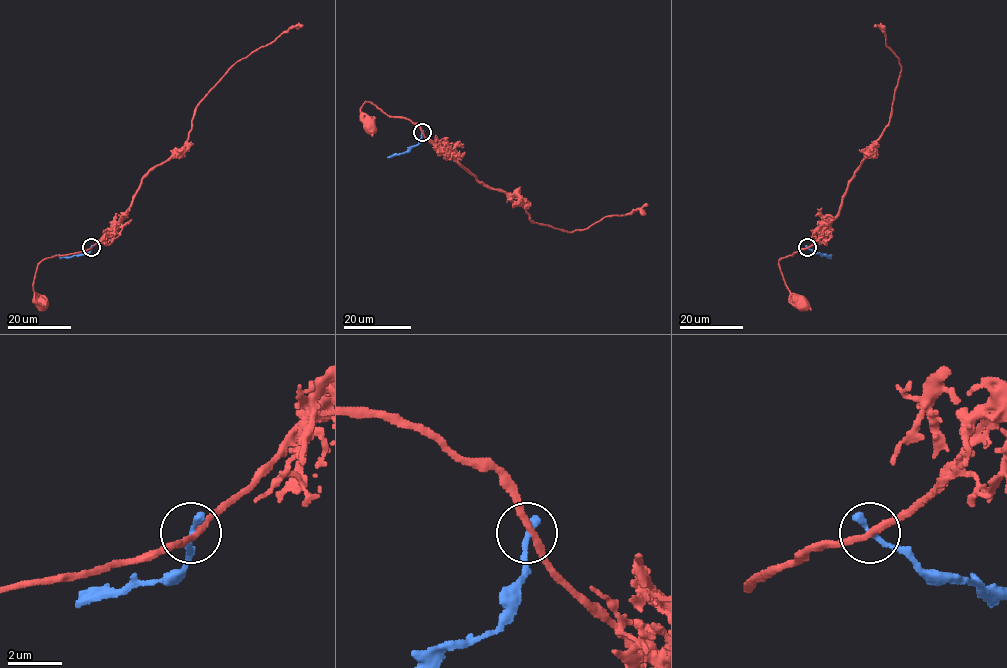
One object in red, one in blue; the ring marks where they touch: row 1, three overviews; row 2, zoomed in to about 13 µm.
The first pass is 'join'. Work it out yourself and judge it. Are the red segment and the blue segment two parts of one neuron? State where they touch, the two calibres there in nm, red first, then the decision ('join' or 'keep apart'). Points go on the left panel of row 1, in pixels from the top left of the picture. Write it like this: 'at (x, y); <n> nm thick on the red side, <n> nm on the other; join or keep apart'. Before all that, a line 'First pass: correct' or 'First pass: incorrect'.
First pass: incorrect
at (91, 247); 240 nm thick on the red side, 280 nm on the other; keep apart

